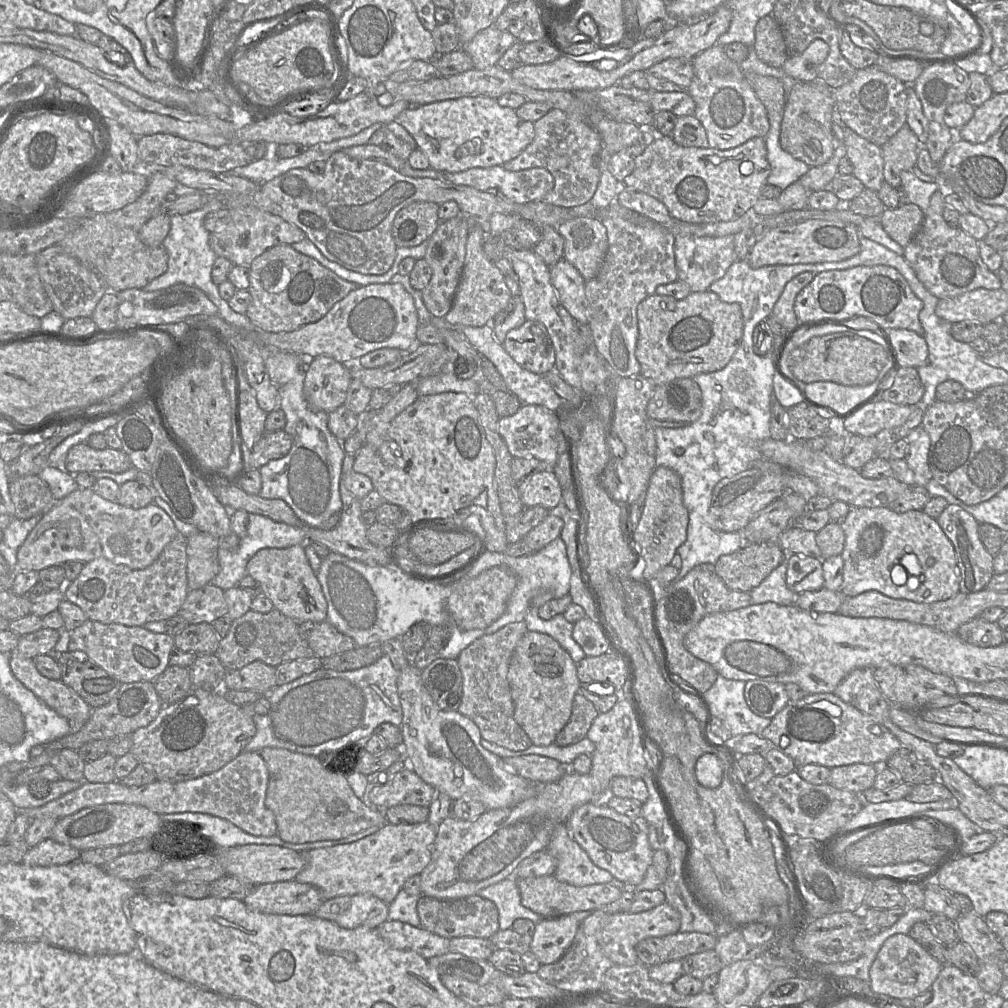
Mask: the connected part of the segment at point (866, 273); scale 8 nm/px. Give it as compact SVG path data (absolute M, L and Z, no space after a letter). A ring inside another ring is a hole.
M885 265L820 272L799 292L794 303L802 330L858 317L886 331L907 329L921 336L924 336L924 329L919 313L923 307L923 301L913 293L906 279L895 268Z

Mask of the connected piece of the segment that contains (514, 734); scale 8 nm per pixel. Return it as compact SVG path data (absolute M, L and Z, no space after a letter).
M523 621L507 624L495 633L476 639L457 658L462 674L462 700L457 711L477 725L484 740L511 751L526 750L533 744L514 719L514 704L507 679L513 651L527 631Z

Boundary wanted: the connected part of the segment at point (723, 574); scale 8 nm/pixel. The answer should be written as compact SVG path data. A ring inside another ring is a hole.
M769 540L761 543L744 544L737 551L719 557L714 567L717 575L729 589L750 592L788 556L788 553L781 548L777 540Z

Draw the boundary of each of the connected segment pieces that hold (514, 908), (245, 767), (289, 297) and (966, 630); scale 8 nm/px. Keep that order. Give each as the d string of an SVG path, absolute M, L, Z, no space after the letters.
M509 876L477 893L497 906L500 930L512 928L513 922L518 918L529 919L535 924L543 919L541 915L523 906L516 880L514 876Z
M242 751L221 769L195 779L170 782L155 780L140 787L129 787L121 781L109 783L84 783L79 788L37 808L18 809L30 821L34 819L55 818L60 820L76 812L102 804L135 804L159 814L182 812L205 813L226 819L254 836L274 836L277 827L274 814L266 807L265 798L269 771L258 752Z
M279 244L256 257L249 267L248 292L251 295L251 302L245 315L255 327L263 331L273 333L291 332L306 324L320 320L335 303L358 287L361 286L340 278L314 258L296 251L291 245Z
M981 617L960 626L956 634L965 642L978 647L997 647L1005 642L997 622L988 622Z

